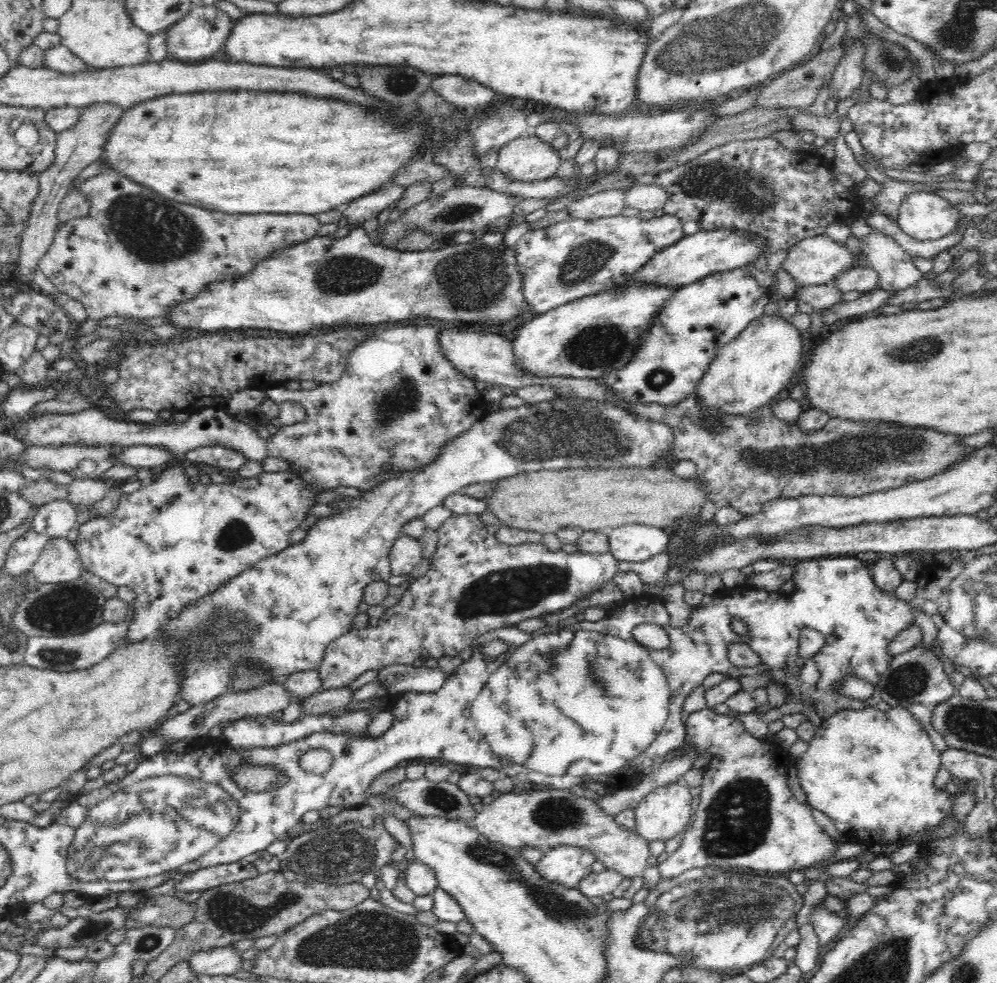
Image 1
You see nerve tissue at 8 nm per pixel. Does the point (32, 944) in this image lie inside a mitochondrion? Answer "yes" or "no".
no

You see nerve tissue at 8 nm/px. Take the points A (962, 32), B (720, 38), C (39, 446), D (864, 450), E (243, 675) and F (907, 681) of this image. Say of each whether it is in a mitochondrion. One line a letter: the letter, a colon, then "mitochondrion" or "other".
A: mitochondrion
B: mitochondrion
C: other
D: mitochondrion
E: mitochondrion
F: mitochondrion

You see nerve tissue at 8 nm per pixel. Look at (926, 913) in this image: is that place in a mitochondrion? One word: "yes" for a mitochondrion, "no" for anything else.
no

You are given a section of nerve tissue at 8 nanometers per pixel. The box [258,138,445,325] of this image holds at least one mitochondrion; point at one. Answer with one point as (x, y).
(341, 274)

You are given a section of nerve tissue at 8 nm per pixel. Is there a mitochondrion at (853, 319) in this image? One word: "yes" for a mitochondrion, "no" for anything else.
no

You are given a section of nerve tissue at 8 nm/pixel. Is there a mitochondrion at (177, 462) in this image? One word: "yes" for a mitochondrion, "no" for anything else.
no

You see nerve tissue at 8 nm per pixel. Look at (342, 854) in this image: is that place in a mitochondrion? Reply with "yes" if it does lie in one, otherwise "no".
yes

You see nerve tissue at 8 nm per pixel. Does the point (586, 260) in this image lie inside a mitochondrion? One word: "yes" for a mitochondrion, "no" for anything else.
yes

